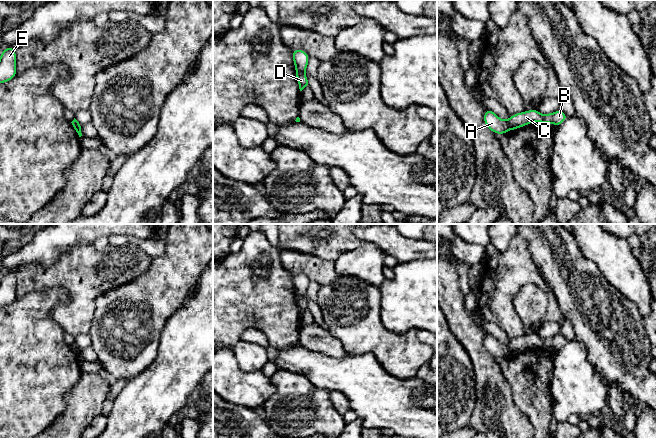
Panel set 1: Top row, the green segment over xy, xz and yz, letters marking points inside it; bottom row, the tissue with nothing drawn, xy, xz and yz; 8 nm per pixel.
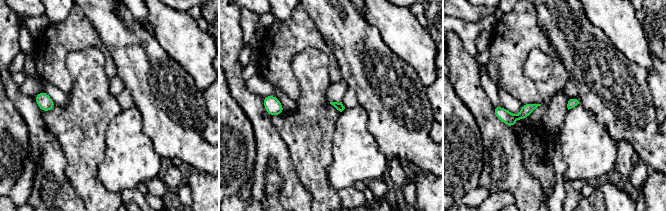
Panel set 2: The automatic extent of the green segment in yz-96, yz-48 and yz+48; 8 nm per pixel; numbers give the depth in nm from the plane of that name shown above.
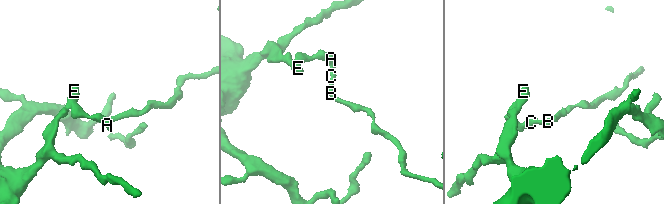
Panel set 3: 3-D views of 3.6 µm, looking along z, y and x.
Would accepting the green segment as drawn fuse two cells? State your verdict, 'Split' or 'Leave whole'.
Split

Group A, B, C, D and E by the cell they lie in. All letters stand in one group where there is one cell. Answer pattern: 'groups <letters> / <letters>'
groups A E / B C D

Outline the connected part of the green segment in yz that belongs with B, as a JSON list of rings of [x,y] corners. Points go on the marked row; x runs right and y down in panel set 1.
[[[532,109],[529,111],[524,111],[521,113],[511,115],[508,120],[509,127],[512,130],[518,129],[520,127],[526,126],[529,123],[541,122],[541,123],[551,123],[555,126],[562,124],[568,115],[561,110],[552,112],[550,114],[542,115],[539,113],[538,109]]]

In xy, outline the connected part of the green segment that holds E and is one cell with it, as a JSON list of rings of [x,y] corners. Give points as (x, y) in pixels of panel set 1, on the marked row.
[[[7,47],[0,55],[0,84],[10,81],[16,74],[15,48]]]

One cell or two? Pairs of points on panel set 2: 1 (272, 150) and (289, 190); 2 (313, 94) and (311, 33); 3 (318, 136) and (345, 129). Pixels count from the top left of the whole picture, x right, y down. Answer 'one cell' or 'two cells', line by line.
1: one cell
2: two cells
3: two cells

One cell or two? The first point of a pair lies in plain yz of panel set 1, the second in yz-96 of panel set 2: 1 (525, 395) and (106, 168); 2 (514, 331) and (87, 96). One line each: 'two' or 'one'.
1: two
2: two

